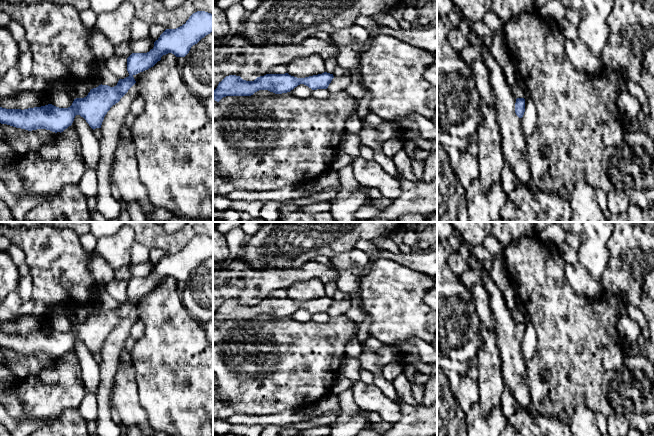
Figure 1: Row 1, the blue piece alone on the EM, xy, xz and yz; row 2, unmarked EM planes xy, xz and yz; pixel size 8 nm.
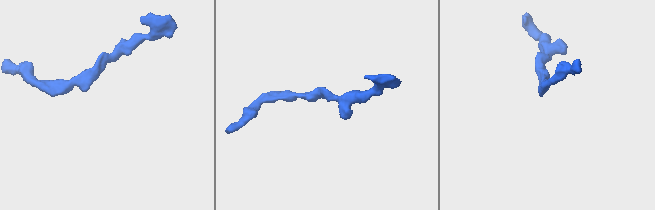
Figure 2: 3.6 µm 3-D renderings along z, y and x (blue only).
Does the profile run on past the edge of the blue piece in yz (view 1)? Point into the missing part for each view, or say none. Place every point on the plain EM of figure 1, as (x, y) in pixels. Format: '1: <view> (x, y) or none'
1: none

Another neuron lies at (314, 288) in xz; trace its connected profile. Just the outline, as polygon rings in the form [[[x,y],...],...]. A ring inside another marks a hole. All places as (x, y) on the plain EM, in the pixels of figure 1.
[[[319,278],[296,282],[286,288],[285,292],[289,299],[297,302],[305,302],[326,296],[325,285]]]

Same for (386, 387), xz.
[[[382,374],[374,375],[374,384],[391,400],[398,401],[397,392],[392,382],[387,381]]]

